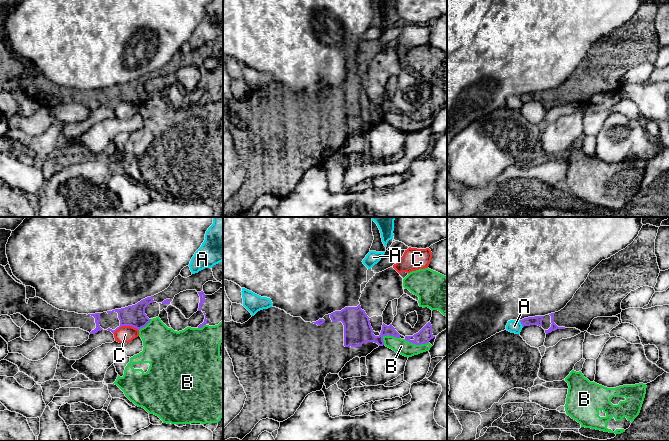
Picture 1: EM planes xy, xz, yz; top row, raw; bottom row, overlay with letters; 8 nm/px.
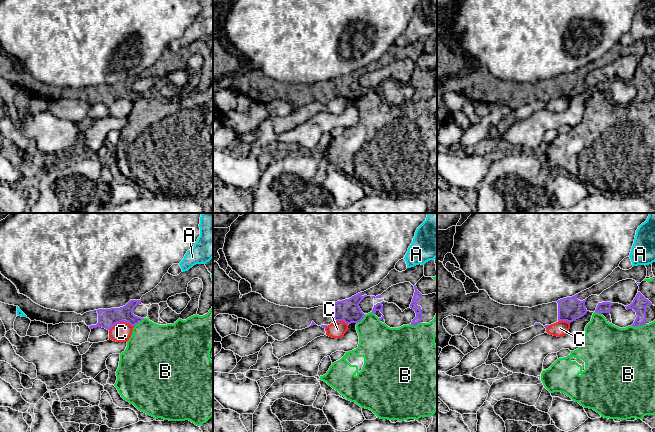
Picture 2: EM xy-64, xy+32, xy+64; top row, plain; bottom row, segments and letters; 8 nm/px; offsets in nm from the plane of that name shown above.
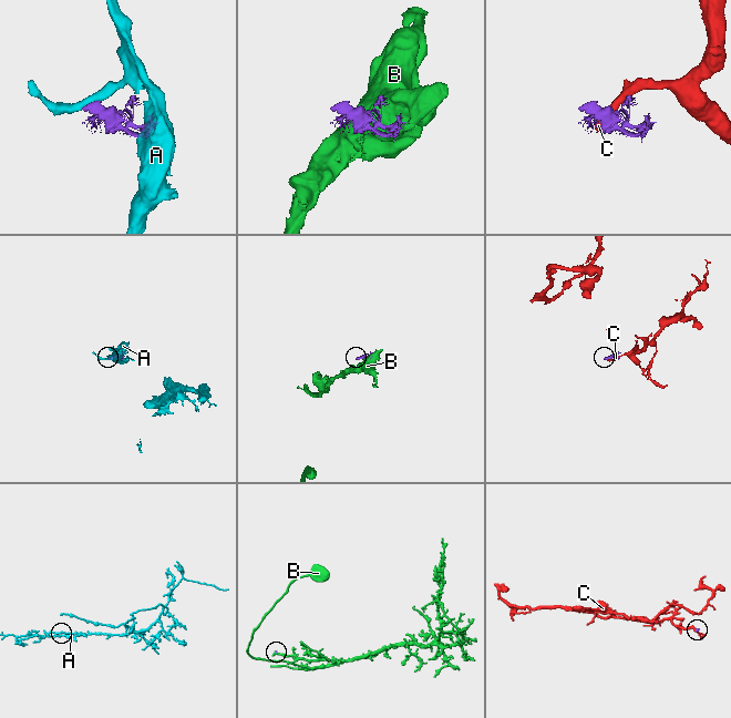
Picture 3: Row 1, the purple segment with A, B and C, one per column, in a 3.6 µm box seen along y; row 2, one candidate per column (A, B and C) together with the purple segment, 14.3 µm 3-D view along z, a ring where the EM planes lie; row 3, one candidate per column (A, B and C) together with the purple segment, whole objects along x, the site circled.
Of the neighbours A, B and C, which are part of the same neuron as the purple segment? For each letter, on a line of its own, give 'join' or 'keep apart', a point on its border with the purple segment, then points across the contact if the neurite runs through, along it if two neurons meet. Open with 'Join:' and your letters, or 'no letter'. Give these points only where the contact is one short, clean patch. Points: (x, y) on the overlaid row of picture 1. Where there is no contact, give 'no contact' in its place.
Join: no letter
A: keep apart; meets purple in yz at (521, 323)
B: keep apart; meets purple in xz at (391, 335)
C: keep apart; meets purple in xy at (125, 325); border along xy (138, 329), (132, 326), (120, 326), (113, 333)

